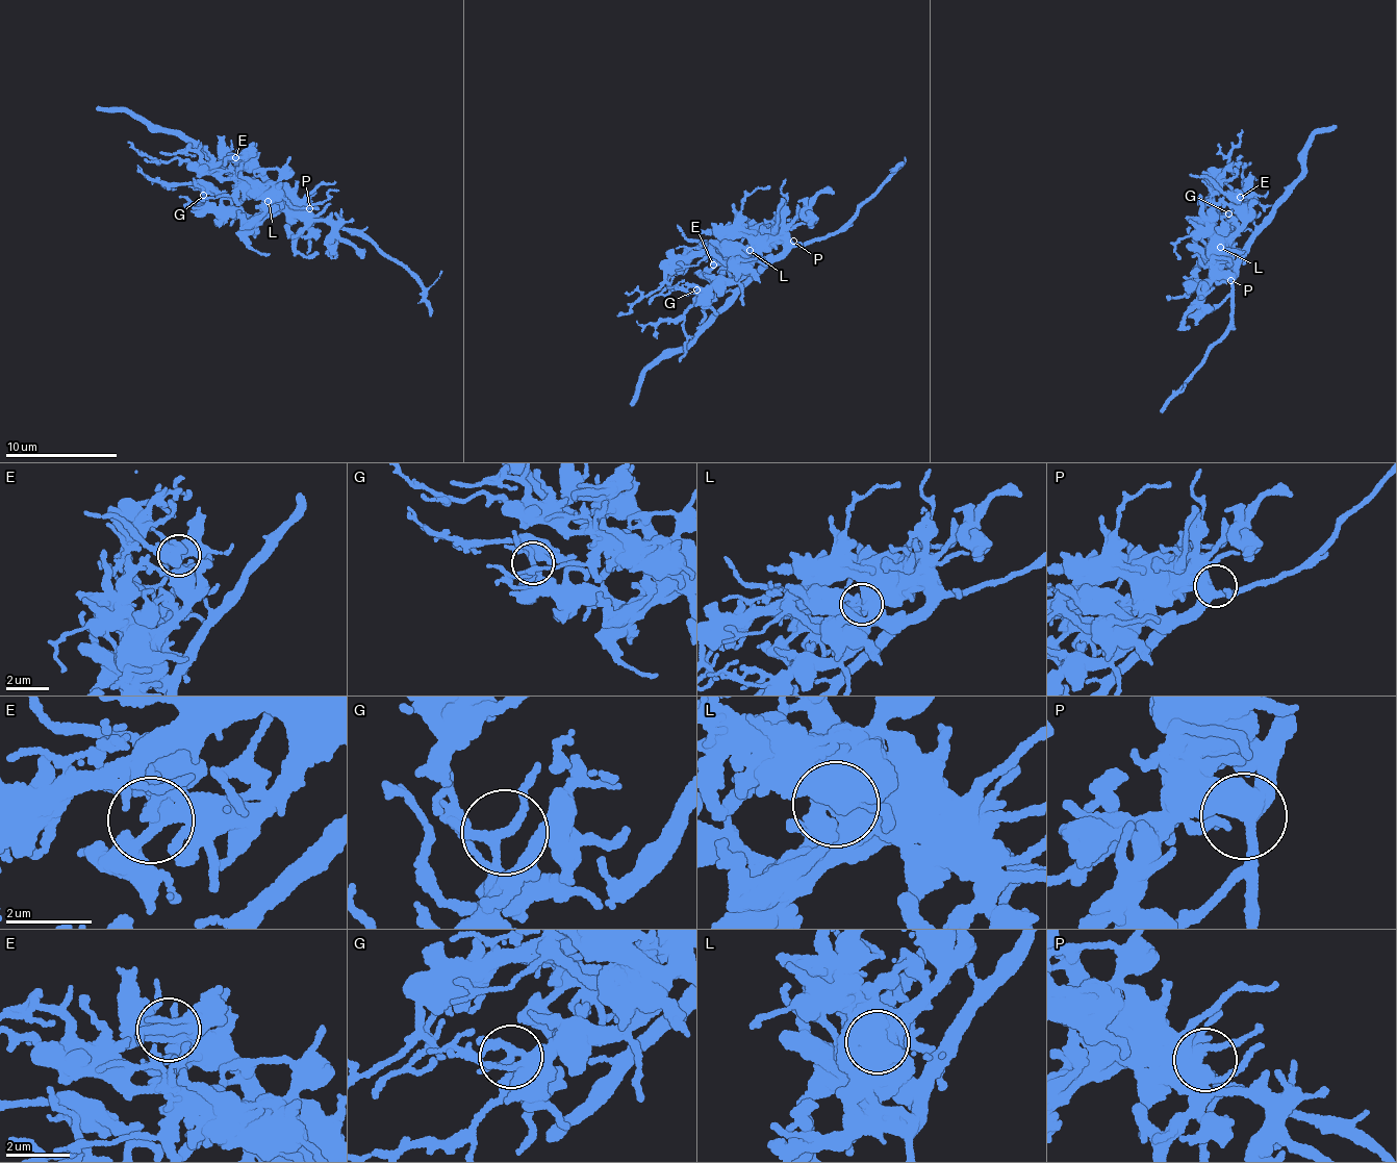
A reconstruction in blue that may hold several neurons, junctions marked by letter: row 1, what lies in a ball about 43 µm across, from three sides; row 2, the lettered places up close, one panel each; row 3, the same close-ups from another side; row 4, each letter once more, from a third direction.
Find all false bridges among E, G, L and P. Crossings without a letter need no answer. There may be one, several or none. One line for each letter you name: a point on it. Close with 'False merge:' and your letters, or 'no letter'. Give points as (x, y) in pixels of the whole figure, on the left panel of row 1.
False merge: no letter

